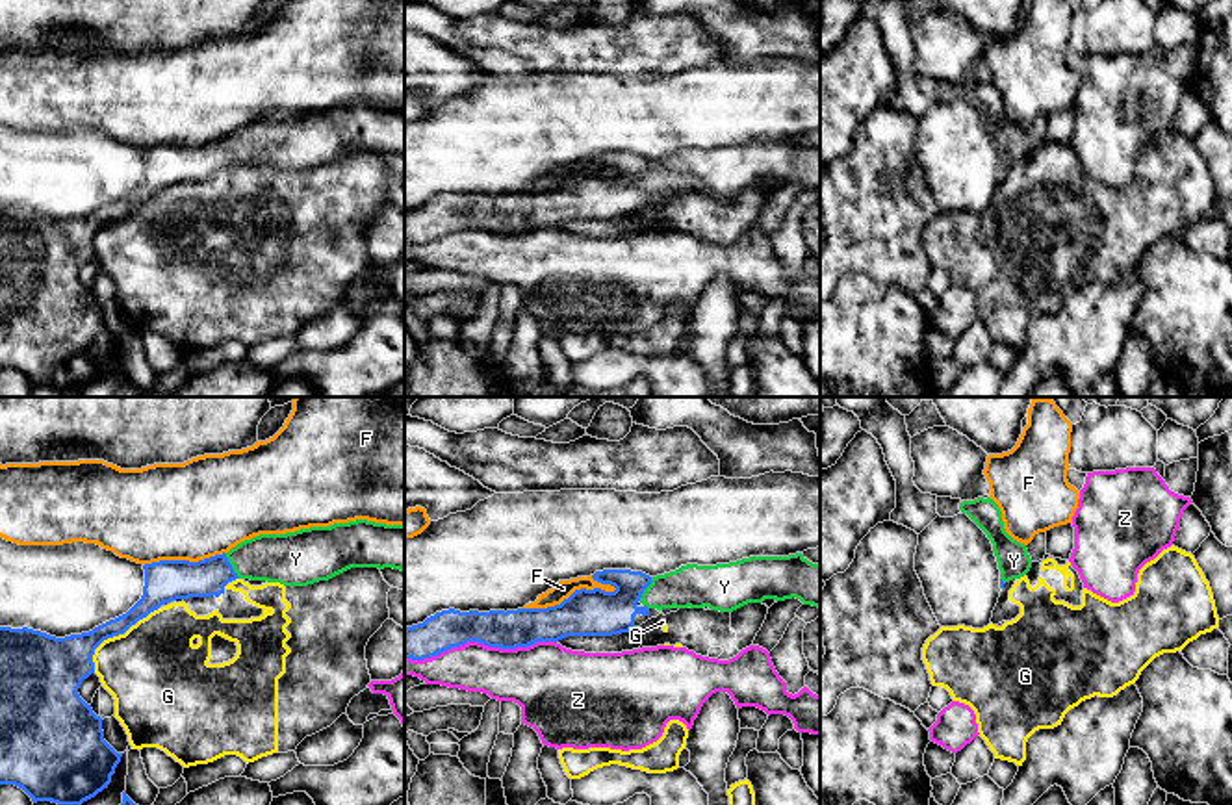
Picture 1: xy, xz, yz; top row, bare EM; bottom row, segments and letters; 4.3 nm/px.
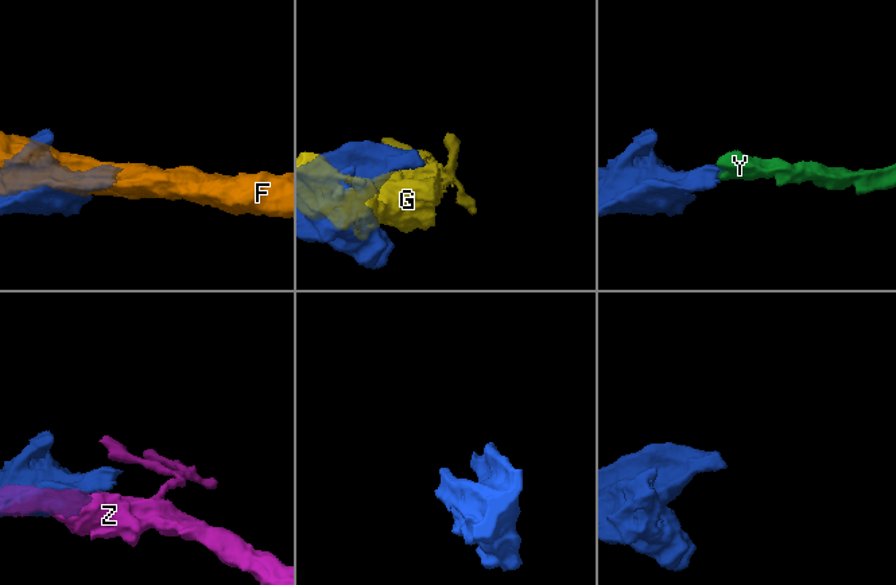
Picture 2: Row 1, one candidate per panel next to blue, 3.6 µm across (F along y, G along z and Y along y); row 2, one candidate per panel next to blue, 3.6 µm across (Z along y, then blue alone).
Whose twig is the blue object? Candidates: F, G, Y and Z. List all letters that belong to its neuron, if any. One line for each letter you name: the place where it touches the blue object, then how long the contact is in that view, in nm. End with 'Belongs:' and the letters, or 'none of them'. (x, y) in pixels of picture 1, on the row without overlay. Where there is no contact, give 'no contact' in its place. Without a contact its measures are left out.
Y: xy (230, 151) | 130 nm
Belongs: Y

